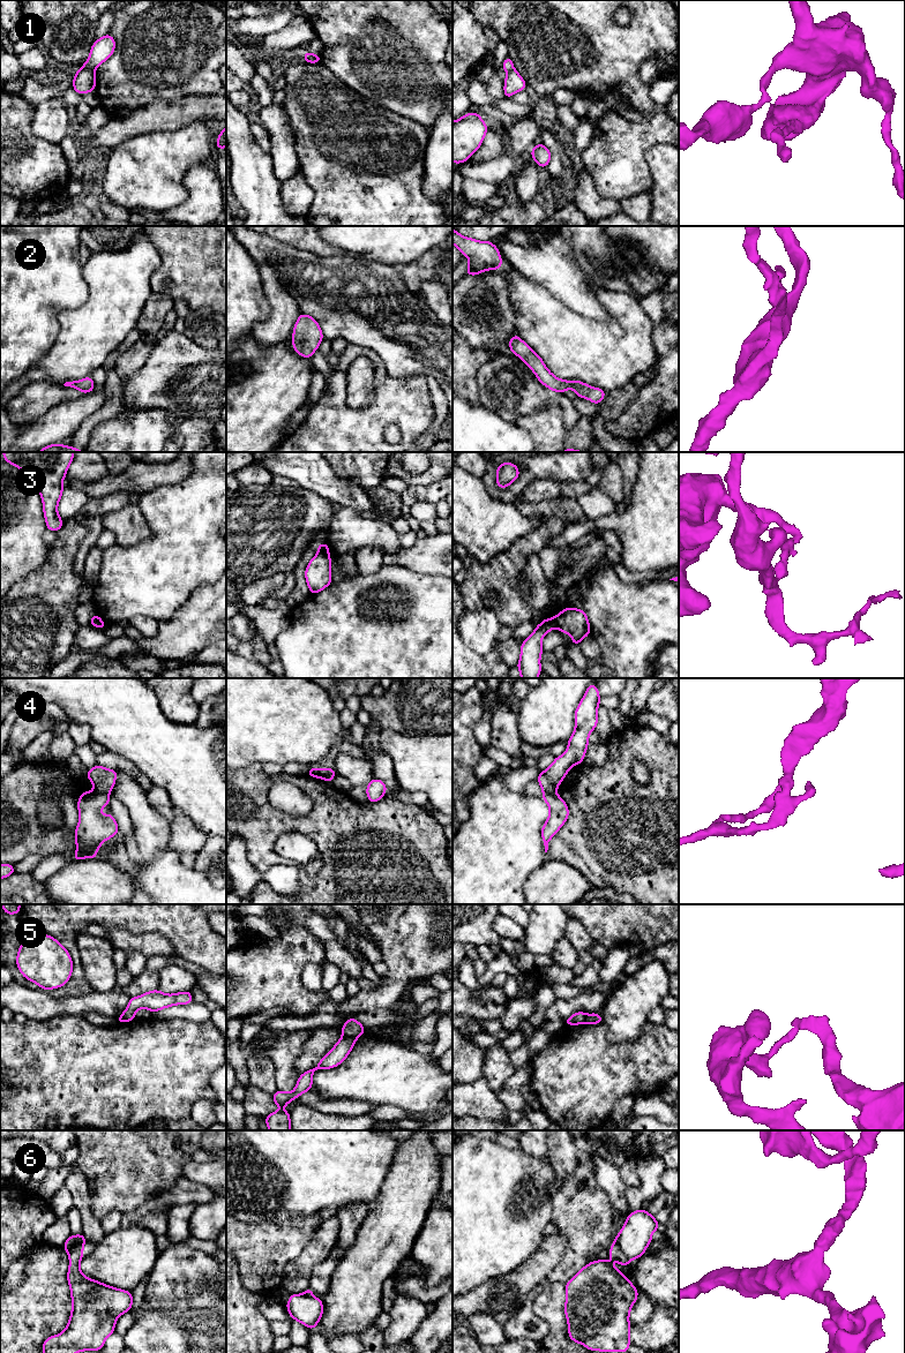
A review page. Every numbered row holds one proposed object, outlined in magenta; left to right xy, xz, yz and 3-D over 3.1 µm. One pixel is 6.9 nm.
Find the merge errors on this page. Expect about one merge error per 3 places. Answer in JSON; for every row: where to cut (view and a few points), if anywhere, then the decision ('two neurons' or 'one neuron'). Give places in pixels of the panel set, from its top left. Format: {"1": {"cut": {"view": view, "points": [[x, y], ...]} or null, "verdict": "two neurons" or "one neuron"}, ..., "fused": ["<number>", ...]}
{"1": {"cut": {"view": "xy", "points": [[81, 68], [91, 68], [94, 70]]}, "verdict": "two neurons"}, "2": {"cut": null, "verdict": "one neuron"}, "3": {"cut": {"view": "xz", "points": [[319, 550], [328, 555]]}, "verdict": "two neurons"}, "4": {"cut": {"view": "xy", "points": [[95, 789], [107, 795]]}, "verdict": "two neurons"}, "5": {"cut": {"view": "xz", "points": [[343, 1036], [354, 1039]]}, "verdict": "two neurons"}, "6": {"cut": {"view": "yz", "points": [[614, 1239], [621, 1252], [629, 1260]]}, "verdict": "two neurons"}, "fused": ["1", "3", "4", "5", "6"]}

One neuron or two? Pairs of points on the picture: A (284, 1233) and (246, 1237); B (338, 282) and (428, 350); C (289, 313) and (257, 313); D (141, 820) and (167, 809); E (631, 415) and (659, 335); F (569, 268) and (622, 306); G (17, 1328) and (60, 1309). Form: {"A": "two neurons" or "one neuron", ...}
{"A": "one neuron", "B": "one neuron", "C": "two neurons", "D": "two neurons", "E": "one neuron", "F": "two neurons", "G": "one neuron"}

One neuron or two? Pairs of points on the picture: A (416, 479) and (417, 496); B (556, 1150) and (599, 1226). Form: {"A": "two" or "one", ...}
{"A": "two", "B": "one"}

